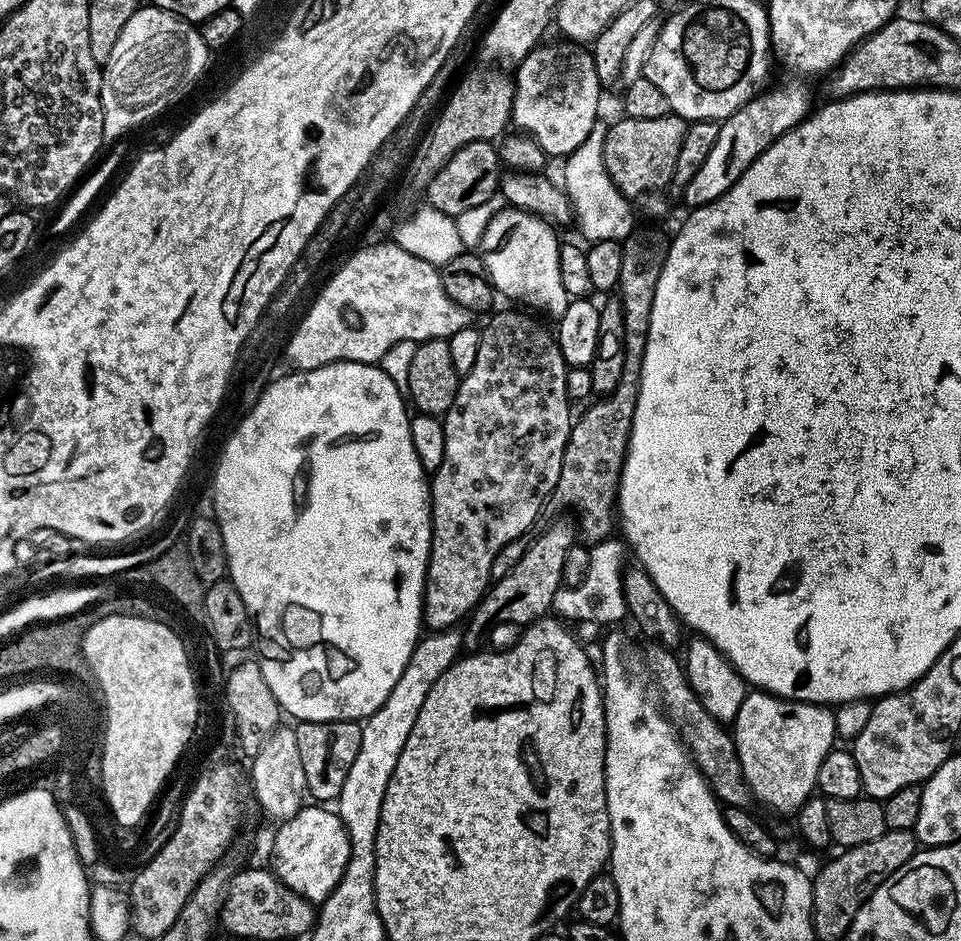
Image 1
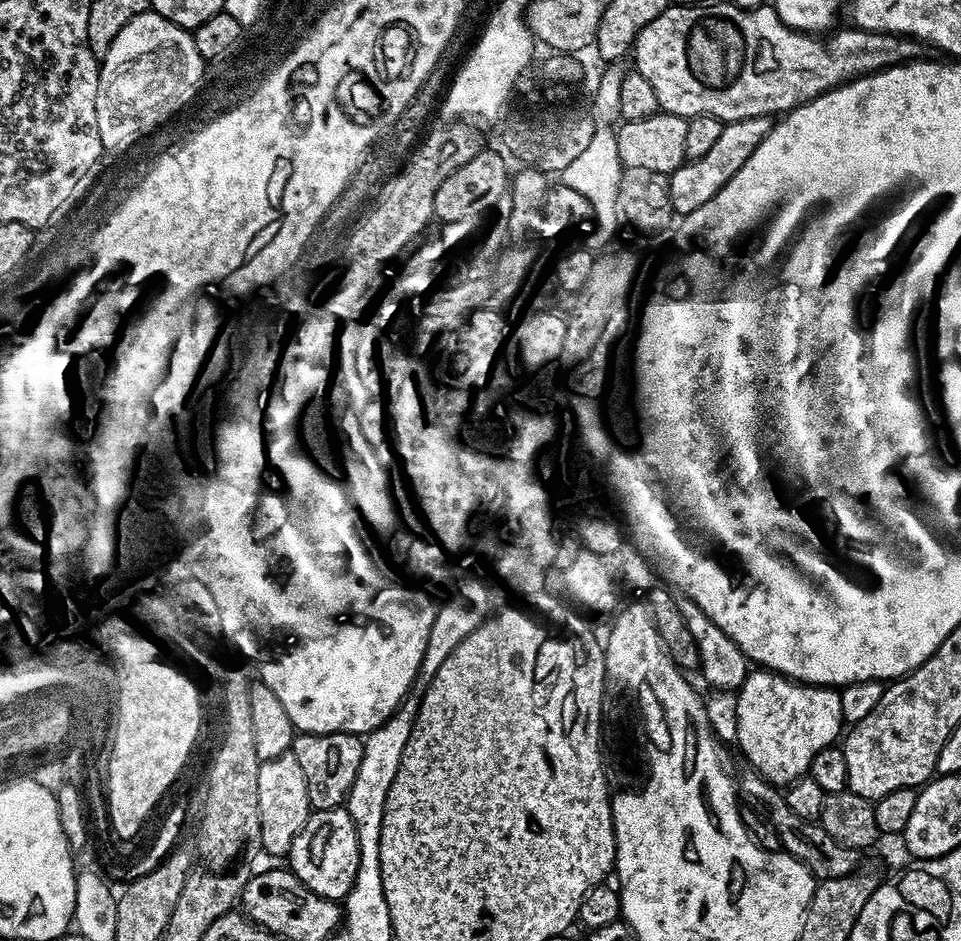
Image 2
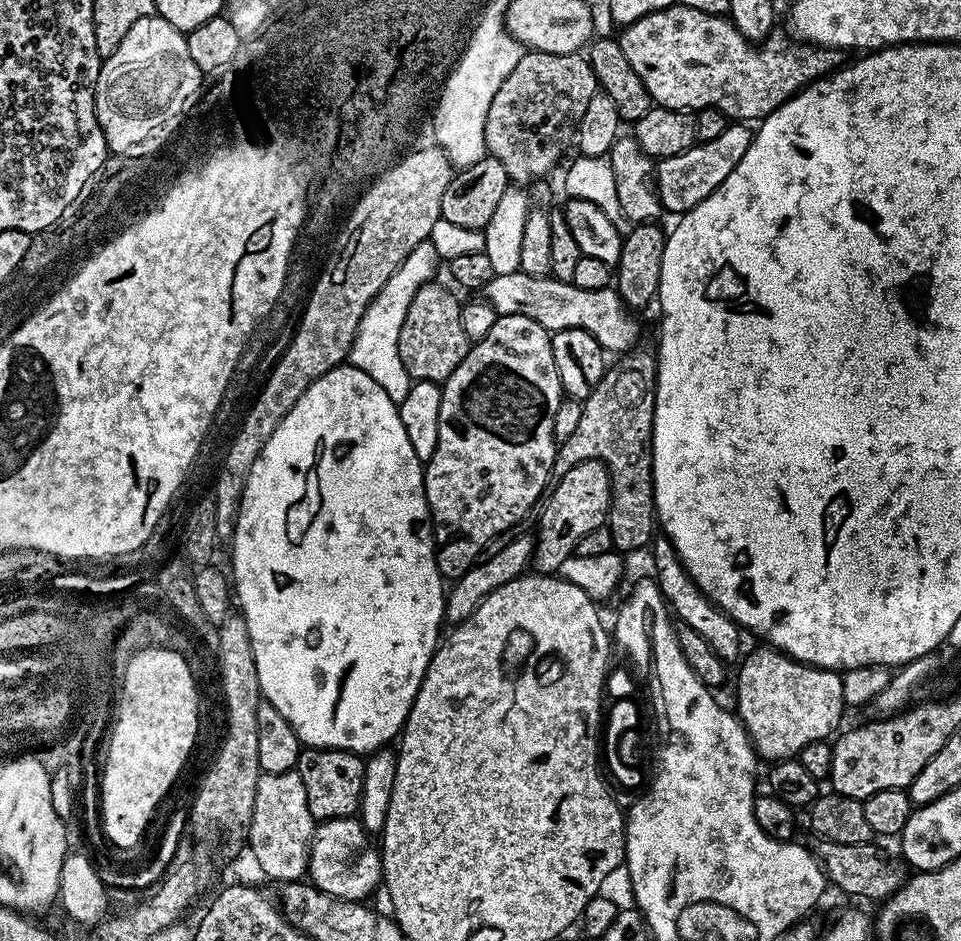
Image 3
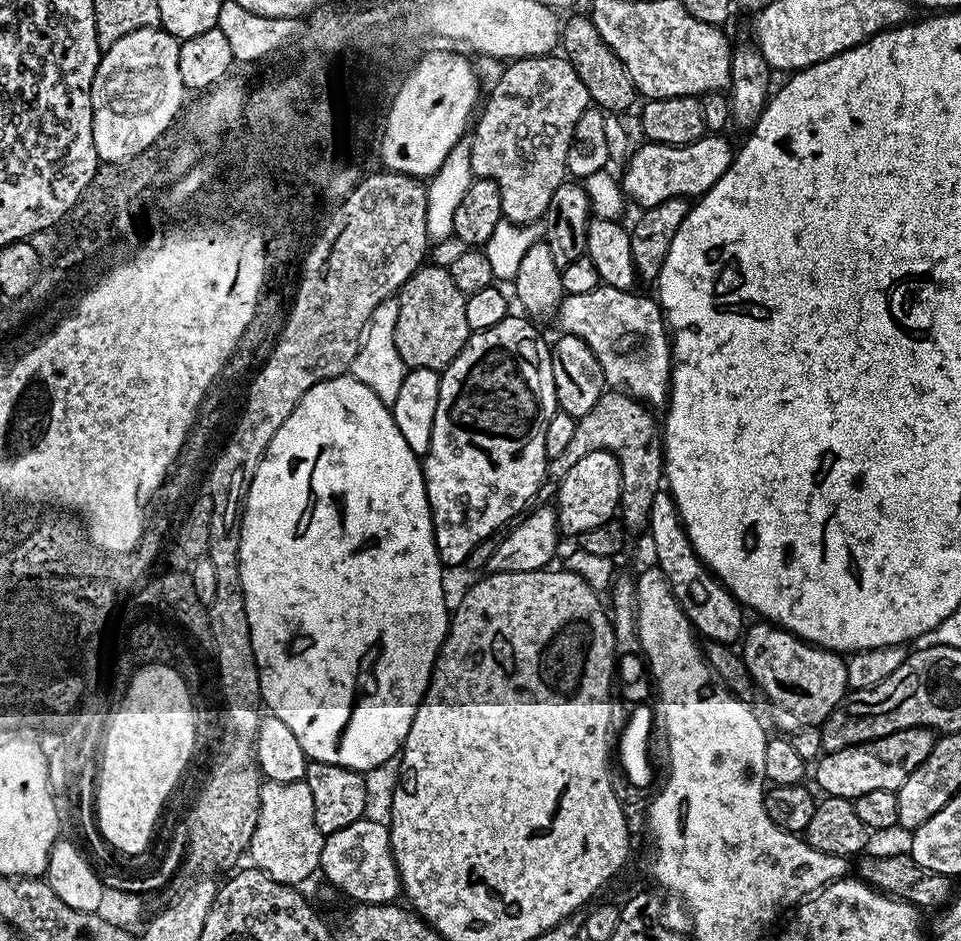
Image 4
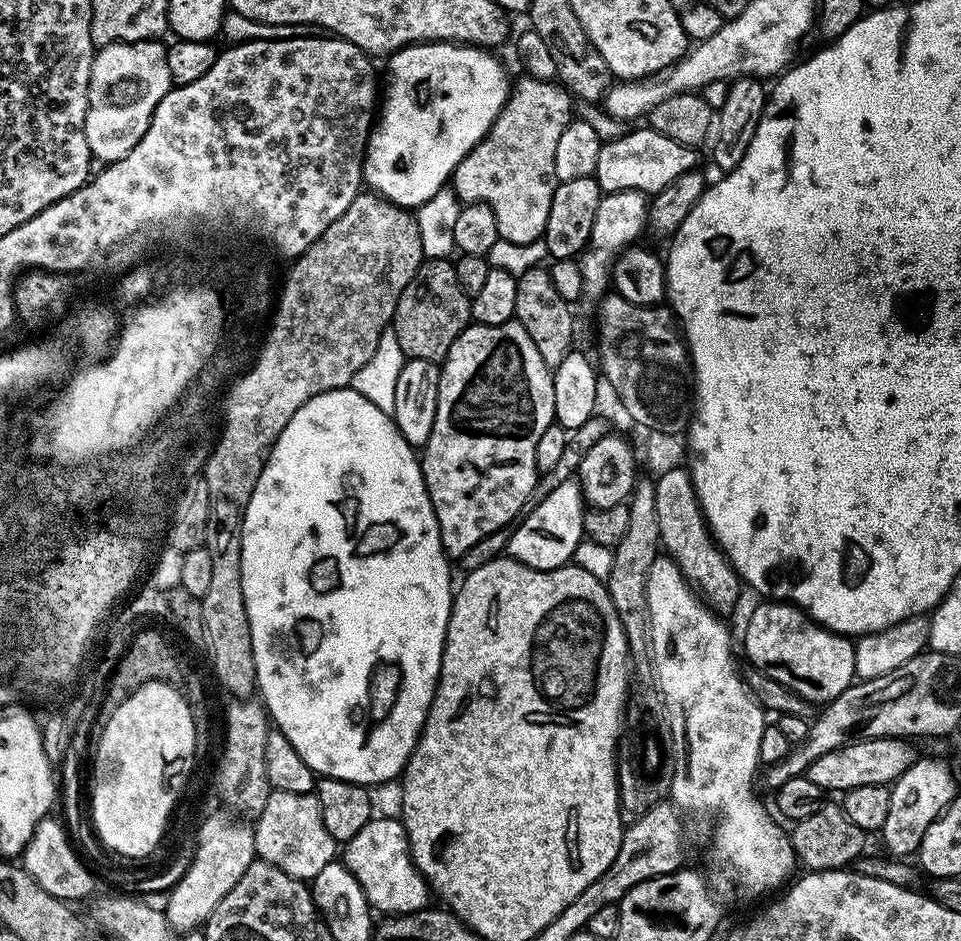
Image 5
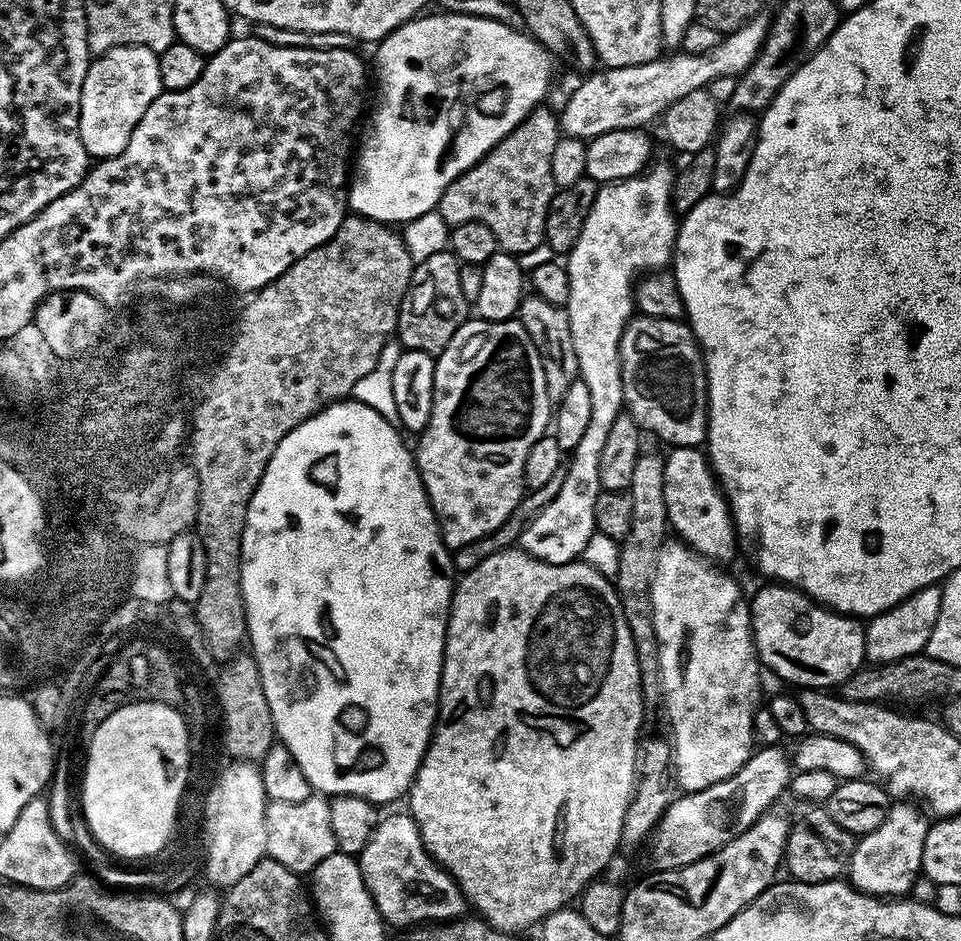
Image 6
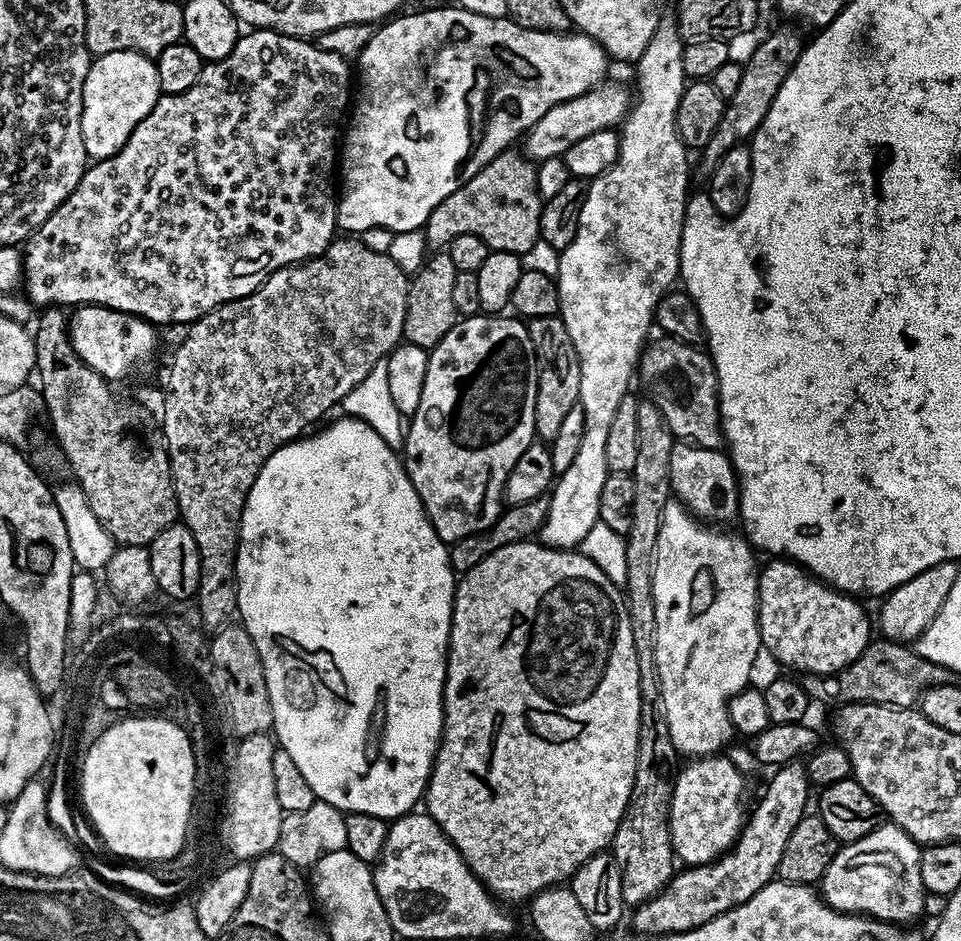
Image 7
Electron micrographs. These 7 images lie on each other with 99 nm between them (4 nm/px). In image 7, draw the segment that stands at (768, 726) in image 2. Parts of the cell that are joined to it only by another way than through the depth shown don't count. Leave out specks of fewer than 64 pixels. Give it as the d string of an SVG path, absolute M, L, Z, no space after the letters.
M772 558L767 561L769 564L759 569L758 579L756 582L756 621L760 627L761 645L769 652L774 659L780 664L785 664L788 668L800 672L796 674L807 674L809 676L831 676L833 672L840 672L846 666L850 666L850 662L854 662L854 658L858 658L862 654L862 650L866 650L866 646L873 639L874 624L868 621L868 616L864 613L864 608L859 599L855 596L847 595L843 592L837 592L835 588L828 587L822 580L817 580L811 575L806 568L800 567L794 560L787 558Z

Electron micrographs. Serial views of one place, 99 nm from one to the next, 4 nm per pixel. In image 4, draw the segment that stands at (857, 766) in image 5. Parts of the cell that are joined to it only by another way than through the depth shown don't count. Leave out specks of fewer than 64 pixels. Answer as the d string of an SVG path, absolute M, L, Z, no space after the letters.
M911 728L886 734L870 742L846 746L842 750L824 752L814 764L815 787L820 787L824 796L837 796L850 801L856 800L862 794L870 794L870 790L897 792L902 782L906 782L906 778L910 778L910 774L914 774L914 770L918 770L922 762L926 762L937 739L937 733L931 728Z

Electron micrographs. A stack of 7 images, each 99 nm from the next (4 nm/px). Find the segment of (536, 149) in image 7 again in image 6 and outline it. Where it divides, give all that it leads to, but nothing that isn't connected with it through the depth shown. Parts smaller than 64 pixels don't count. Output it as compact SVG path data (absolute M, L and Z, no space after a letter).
M753 18L736 32L727 33L720 44L706 54L690 54L680 50L638 66L604 68L585 75L581 79L584 81L565 102L564 109L559 109L561 133L587 142L610 130L643 129L648 126L644 124L650 123L655 116L656 119L663 117L664 111L678 102L678 98L690 94L690 90L707 88L719 76L739 77L754 62L768 36L769 21L760 19Z

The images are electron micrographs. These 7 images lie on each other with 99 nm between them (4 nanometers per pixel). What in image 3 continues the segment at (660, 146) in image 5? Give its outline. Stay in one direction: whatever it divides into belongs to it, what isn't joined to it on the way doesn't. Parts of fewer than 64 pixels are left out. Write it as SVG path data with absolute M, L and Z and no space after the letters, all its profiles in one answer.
M732 122L722 134L718 134L718 138L714 138L714 142L697 142L682 154L659 161L654 168L654 187L663 211L683 214L698 206L698 202L706 199L727 178L730 170L742 162L742 154L746 154L753 135L753 129L747 123Z

